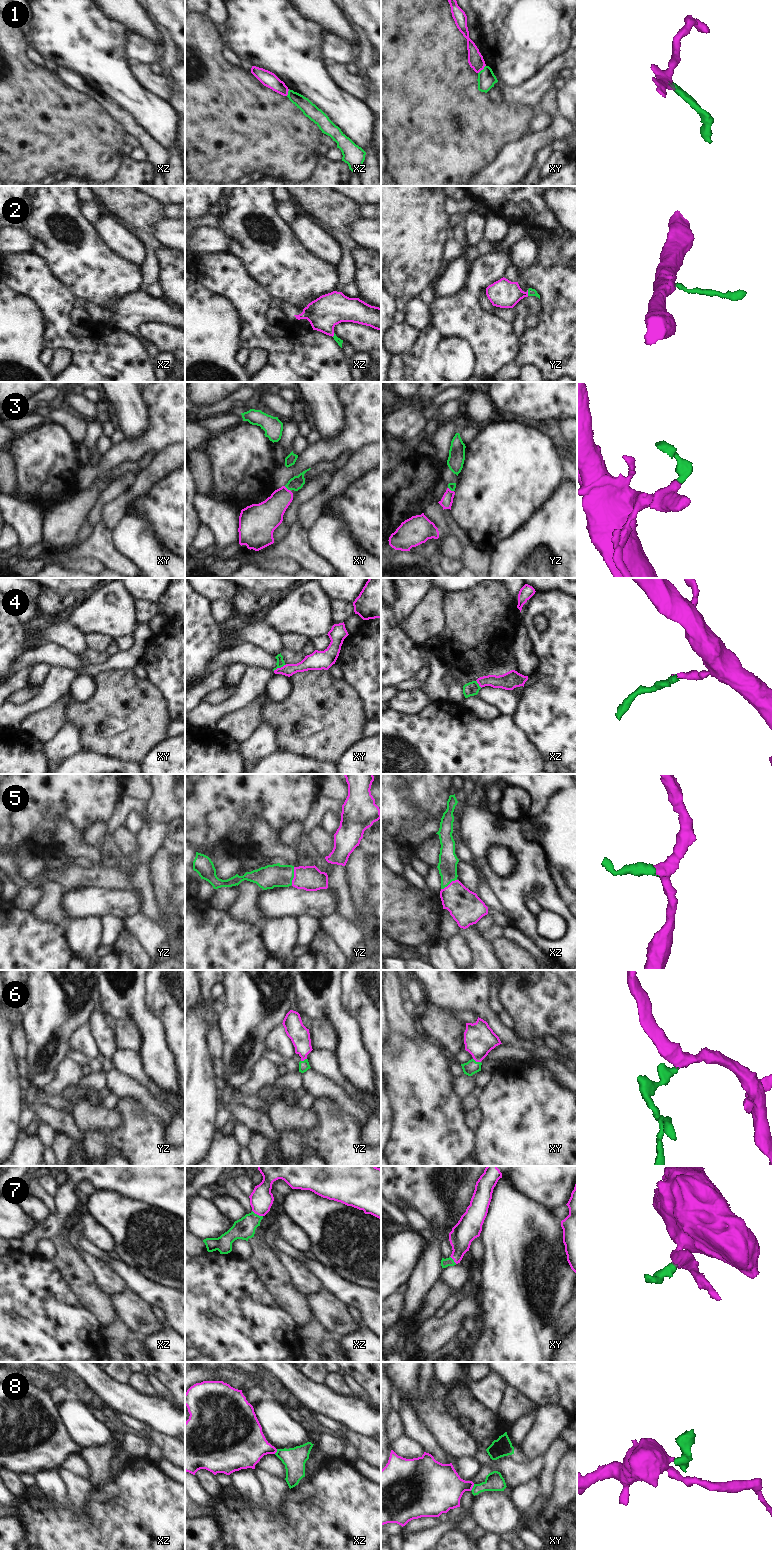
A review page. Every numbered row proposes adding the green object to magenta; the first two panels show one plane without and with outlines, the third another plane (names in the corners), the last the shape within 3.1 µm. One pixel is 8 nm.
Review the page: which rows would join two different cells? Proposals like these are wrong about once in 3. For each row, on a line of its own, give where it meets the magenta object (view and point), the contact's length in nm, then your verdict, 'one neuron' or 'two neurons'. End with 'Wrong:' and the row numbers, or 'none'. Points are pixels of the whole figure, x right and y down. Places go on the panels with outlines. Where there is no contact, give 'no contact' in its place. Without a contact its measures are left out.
1: meets magenta in xy at (482, 69); contact 90 nm long; two neurons
2: meets magenta in yz at (527, 293); contact 50 nm long; one neuron
3: meets magenta in xy at (286, 488); contact 60 nm long; one neuron
4: meets magenta in xy at (279, 668); contact 120 nm long; two neurons
5: meets magenta in yz at (294, 876); contact 150 nm long; one neuron
6: meets magenta in xy at (477, 1061); contact 70 nm long; one neuron
7: meets magenta in xz at (257, 1214); contact 100 nm long; one neuron
8: meets magenta in xy at (472, 1487); contact 70 nm long; two neurons
Wrong: 1, 4, 8

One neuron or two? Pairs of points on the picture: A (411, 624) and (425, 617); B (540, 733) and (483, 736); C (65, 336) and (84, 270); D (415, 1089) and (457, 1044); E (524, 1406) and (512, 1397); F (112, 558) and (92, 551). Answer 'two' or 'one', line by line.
A: one
B: two
C: two
D: two
E: one
F: one

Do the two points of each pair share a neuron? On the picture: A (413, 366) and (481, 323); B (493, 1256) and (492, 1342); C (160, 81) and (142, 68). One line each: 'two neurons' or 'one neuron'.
A: one neuron
B: one neuron
C: one neuron

